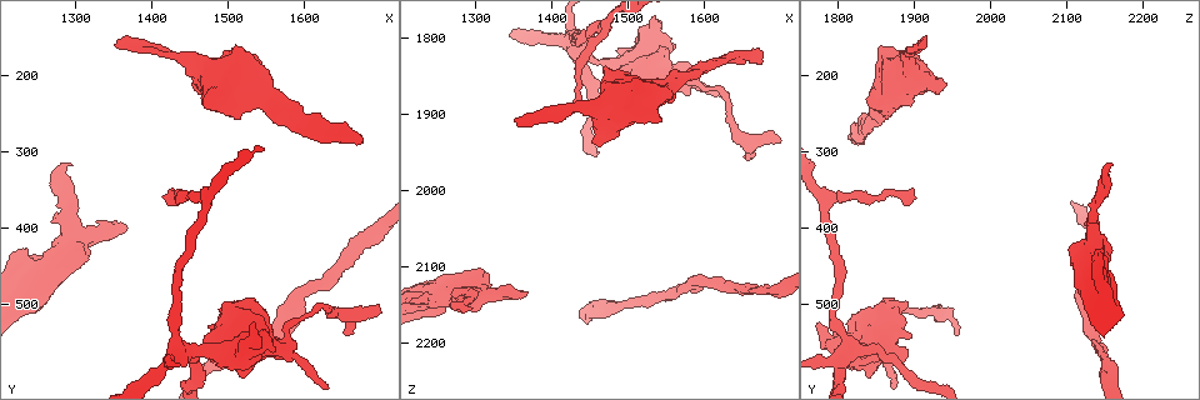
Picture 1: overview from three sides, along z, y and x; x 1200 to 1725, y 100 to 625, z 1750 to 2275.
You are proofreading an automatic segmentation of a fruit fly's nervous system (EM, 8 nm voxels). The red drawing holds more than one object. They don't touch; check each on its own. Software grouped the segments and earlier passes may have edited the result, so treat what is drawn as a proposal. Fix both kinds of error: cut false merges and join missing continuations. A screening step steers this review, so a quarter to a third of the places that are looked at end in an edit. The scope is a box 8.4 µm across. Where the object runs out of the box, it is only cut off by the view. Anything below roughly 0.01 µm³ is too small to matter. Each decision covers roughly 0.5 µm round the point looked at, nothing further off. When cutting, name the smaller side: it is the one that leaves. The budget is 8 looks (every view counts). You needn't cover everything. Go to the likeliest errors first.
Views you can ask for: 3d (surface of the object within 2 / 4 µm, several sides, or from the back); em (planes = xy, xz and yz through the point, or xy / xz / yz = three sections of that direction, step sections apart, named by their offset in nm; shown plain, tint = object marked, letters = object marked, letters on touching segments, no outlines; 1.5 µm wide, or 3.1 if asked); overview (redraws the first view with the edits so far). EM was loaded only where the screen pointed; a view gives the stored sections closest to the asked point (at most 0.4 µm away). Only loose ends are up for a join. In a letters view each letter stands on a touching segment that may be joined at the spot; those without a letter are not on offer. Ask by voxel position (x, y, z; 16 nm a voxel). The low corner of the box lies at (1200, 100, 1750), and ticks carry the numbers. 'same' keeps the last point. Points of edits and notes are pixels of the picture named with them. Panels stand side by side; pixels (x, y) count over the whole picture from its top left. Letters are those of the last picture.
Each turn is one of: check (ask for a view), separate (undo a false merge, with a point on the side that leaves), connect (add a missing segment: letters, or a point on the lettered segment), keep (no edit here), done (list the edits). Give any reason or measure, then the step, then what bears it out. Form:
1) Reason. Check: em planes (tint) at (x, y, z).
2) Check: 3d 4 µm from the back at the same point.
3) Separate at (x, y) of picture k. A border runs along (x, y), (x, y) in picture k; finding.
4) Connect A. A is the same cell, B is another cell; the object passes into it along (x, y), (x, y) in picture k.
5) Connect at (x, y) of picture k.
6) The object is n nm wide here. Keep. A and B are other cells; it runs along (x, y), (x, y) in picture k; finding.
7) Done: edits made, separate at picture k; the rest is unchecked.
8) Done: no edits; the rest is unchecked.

Long arm stops here. Check: em yz step 8 (tint) at (1675, 285, 1835).

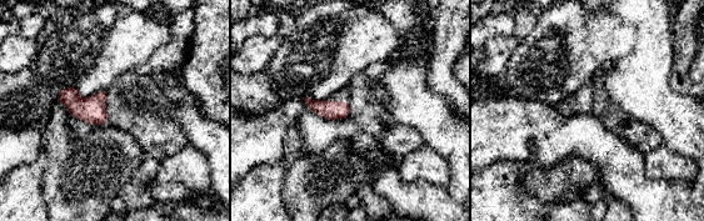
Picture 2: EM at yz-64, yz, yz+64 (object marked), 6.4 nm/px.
Check: em planes (letters) at the same point.

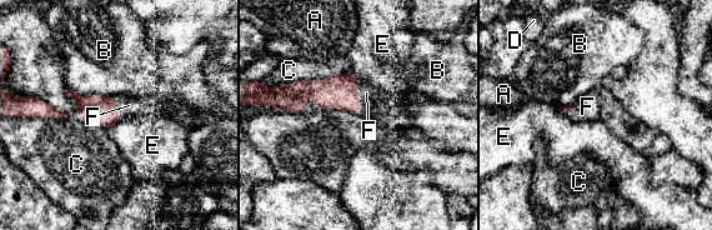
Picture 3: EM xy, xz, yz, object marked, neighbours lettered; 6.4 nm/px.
Connect F. F is the same cell, A, B, C, D and E are other cells; the object passes into it along (340, 91), (359, 98), (366, 93) in picture 3; it goes on there.

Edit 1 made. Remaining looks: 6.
Free end. Check: em yz step 4 (tint) at (1365, 400, 2135).

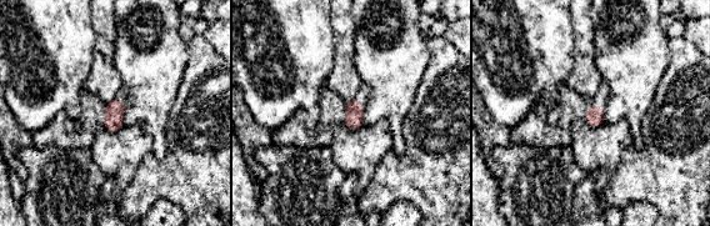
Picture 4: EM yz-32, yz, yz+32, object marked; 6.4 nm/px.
Another direction. Check: em planes (letters) at the same point.

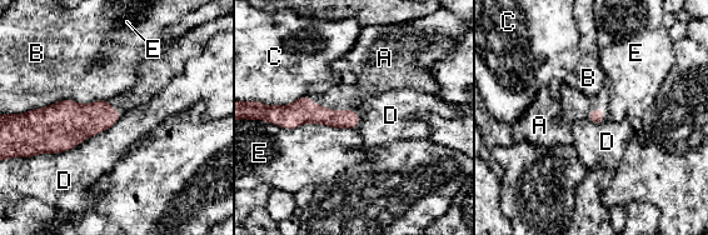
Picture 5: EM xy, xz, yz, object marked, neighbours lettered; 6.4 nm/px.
Connect A. A is the same cell, B, C, D and E are other cells; it goes on there.

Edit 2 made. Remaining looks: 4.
Free end. Check: em planes (letters) at (1350, 165, 1910).

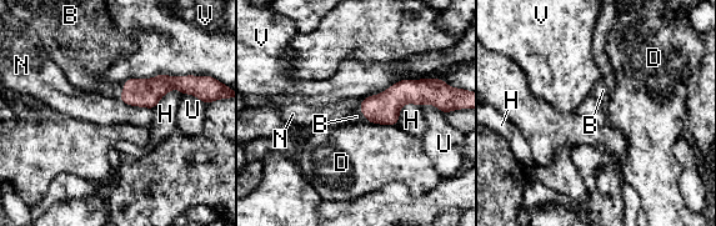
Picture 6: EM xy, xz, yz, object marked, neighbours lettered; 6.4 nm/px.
The object is 160 nm wide here. Connect B. B is the same cell, D, H, N, U and V are other cells; it goes on there.

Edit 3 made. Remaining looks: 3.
Done: edits made, connect at picture 3, connect at picture 5, connect at picture 6; the rest is unchecked.

